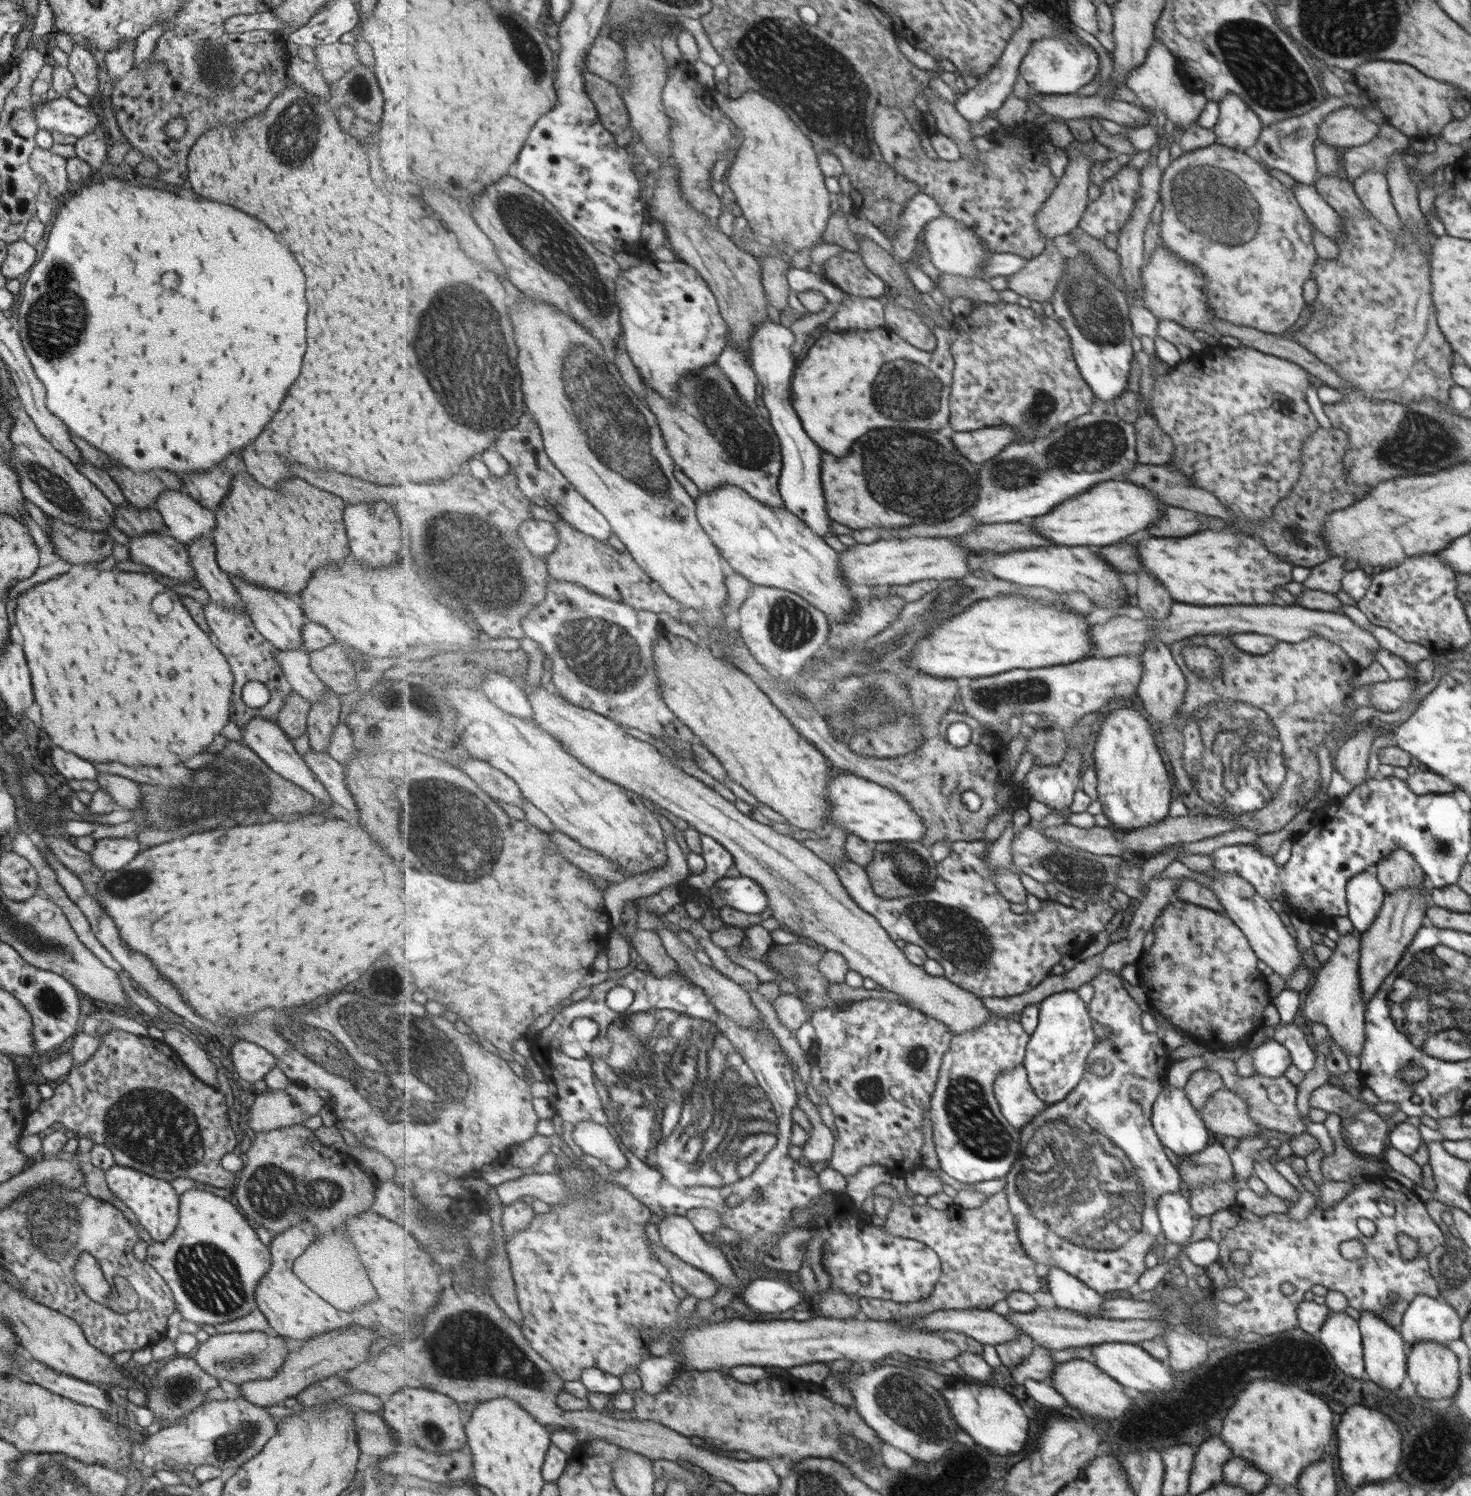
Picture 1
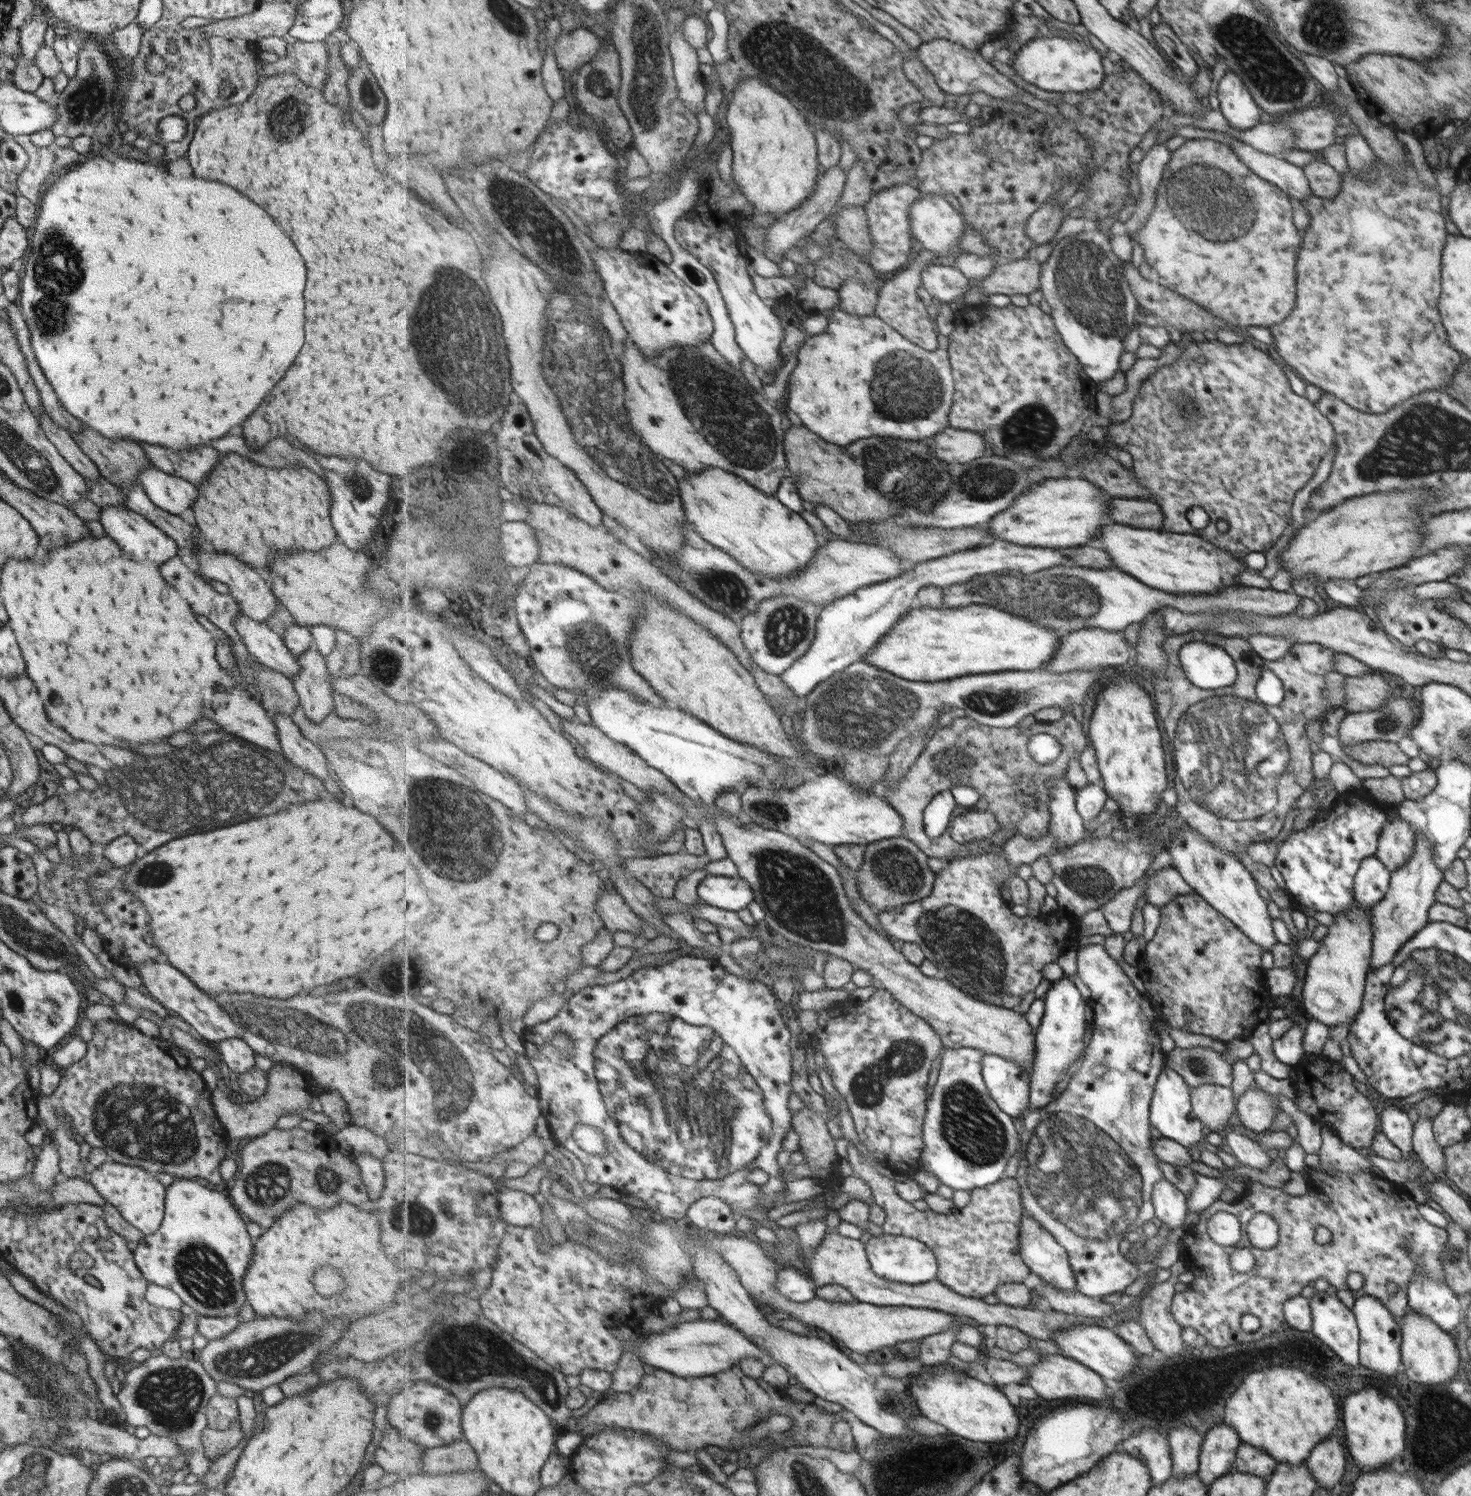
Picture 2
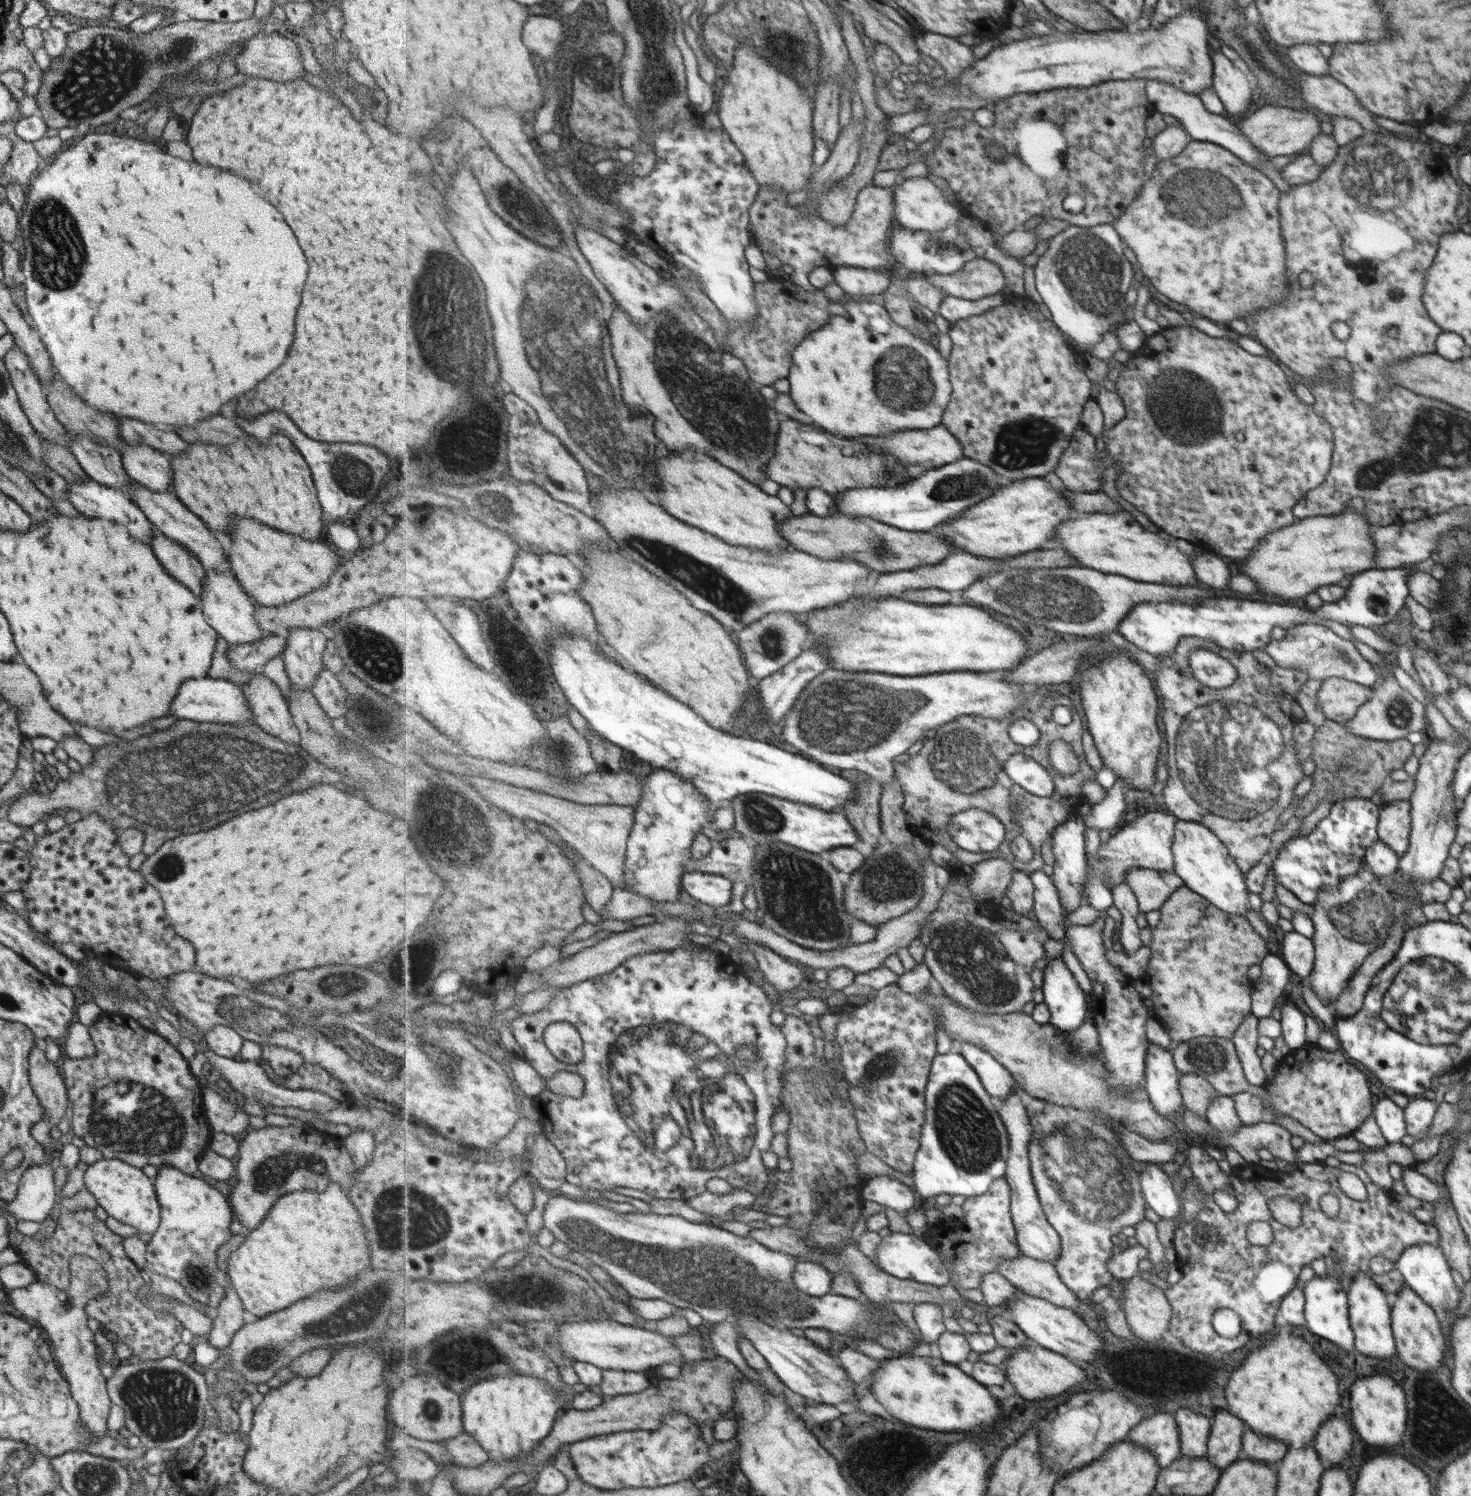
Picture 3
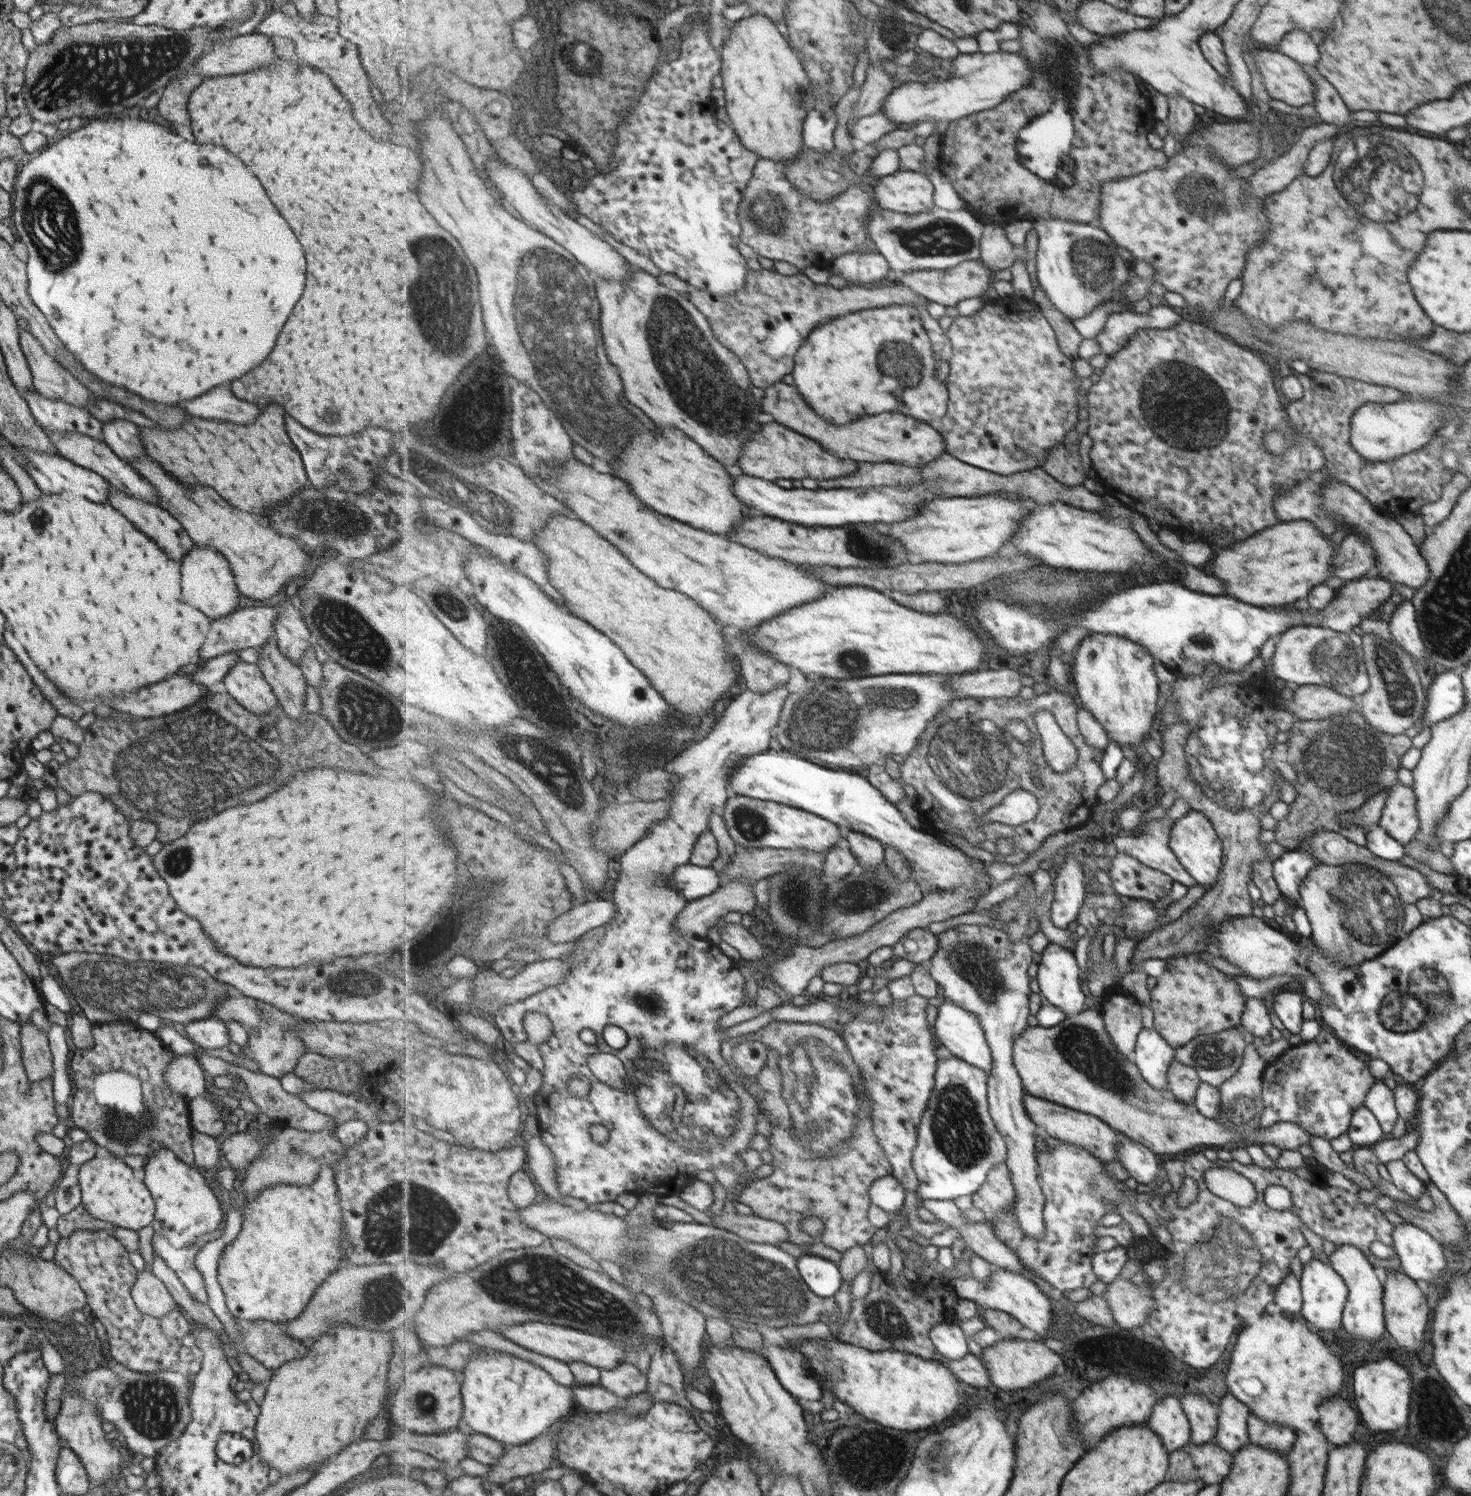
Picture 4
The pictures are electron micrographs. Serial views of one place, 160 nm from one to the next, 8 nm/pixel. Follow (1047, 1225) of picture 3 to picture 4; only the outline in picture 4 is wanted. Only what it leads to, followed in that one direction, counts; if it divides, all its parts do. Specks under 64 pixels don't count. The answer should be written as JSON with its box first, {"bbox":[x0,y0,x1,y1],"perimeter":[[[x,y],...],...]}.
{"bbox":[927,924,1046,1238],"perimeter":[[[957,924],[947,932],[939,934],[938,937],[940,938],[940,950],[927,965],[935,977],[935,981],[942,988],[944,998],[963,1006],[965,1010],[969,1010],[973,1014],[977,1014],[986,1032],[994,1059],[993,1070],[988,1078],[990,1113],[999,1131],[1005,1136],[1008,1146],[1007,1161],[1012,1170],[1013,1184],[1016,1186],[1015,1212],[1017,1212],[1019,1227],[1023,1230],[1023,1234],[1041,1238],[1046,1235],[1046,1226],[1044,1223],[1045,1195],[1042,1191],[1040,1164],[1038,1163],[1037,1146],[1035,1146],[1039,1128],[1028,1115],[1024,1105],[1027,1091],[1024,1089],[1019,1071],[1013,1064],[1013,1047],[1015,1047],[1016,1040],[1021,1037],[1021,1033],[1025,1033],[1029,1028],[1029,995],[1031,994],[1029,982],[1031,980],[1029,980],[1027,970],[1031,964],[1038,962],[1038,955],[1031,950],[1031,946],[1027,943],[1027,937],[1024,940],[1013,941],[1005,929],[989,925]]]}

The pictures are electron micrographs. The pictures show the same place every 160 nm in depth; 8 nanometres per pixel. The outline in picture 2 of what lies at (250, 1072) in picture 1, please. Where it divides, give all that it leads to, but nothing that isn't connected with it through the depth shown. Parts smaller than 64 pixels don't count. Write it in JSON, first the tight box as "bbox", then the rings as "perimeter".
{"bbox":[215,1038,255,1074],"perimeter":[[[229,1038],[227,1040],[217,1041],[217,1049],[215,1049],[222,1063],[225,1065],[225,1070],[231,1070],[231,1073],[243,1074],[251,1068],[255,1068],[253,1058],[255,1052],[243,1040]]]}

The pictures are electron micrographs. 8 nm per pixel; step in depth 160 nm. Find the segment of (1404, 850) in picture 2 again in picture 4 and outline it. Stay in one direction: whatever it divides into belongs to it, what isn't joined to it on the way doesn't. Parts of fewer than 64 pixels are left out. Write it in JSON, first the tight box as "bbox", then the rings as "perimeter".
{"bbox":[1377,784,1420,847],"perimeter":[[[1402,784],[1391,787],[1380,812],[1377,824],[1403,847],[1415,838],[1420,828],[1416,796]]]}

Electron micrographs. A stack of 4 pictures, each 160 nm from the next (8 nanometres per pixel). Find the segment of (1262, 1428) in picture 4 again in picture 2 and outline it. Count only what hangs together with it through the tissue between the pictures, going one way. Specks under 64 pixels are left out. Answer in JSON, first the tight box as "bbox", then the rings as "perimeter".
{"bbox":[1233,1443,1277,1480],"perimeter":[[[1240,1443],[1236,1450],[1236,1457],[1233,1462],[1233,1470],[1241,1474],[1251,1474],[1265,1480],[1276,1468],[1277,1463],[1266,1452],[1260,1448],[1249,1446],[1247,1443]]]}

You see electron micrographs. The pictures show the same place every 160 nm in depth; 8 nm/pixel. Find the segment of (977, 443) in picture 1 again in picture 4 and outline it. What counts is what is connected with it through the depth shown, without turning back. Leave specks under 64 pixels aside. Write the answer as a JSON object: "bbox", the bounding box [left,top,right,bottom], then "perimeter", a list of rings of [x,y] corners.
{"bbox":[760,381,946,466],"perimeter":[[[783,381],[767,387],[760,402],[762,409],[773,416],[775,421],[820,442],[841,458],[865,462],[901,462],[905,466],[919,466],[938,459],[946,452],[944,436],[938,430],[926,421],[905,413],[889,411],[889,414],[863,416],[847,426],[835,426],[821,418],[817,412],[813,412],[813,408],[805,402],[805,397],[795,384],[789,385]]]}

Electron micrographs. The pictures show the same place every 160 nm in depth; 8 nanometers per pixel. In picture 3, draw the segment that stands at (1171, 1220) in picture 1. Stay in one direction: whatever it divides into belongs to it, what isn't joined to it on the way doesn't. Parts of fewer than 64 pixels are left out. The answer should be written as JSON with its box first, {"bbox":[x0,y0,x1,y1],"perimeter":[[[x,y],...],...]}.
{"bbox":[1138,1163,1179,1219],"perimeter":[[[1146,1163],[1138,1175],[1139,1188],[1146,1205],[1161,1219],[1174,1219],[1179,1212],[1179,1201],[1171,1187],[1172,1179],[1156,1163]]]}

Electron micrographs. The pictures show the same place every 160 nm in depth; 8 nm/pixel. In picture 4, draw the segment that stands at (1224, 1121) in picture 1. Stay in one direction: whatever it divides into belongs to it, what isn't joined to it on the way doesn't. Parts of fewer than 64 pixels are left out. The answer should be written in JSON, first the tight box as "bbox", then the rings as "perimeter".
{"bbox":[1166,1060,1200,1103],"perimeter":[[[1173,1060],[1166,1071],[1166,1089],[1184,1103],[1193,1102],[1200,1077],[1192,1067]]]}

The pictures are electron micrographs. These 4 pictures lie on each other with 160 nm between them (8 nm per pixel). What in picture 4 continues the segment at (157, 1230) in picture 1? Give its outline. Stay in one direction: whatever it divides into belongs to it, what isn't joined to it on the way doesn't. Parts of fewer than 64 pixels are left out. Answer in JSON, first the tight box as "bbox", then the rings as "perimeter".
{"bbox":[77,1155,154,1231],"perimeter":[[[111,1155],[104,1158],[90,1158],[78,1165],[77,1180],[80,1204],[89,1216],[134,1231],[147,1226],[153,1220],[154,1202],[149,1191],[142,1182],[133,1177],[131,1168],[123,1161]]]}

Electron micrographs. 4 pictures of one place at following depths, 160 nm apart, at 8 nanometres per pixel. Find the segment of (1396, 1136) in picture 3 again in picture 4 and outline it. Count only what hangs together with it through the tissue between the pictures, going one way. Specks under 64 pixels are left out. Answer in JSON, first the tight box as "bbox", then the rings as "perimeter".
{"bbox":[1364,1083,1398,1134],"perimeter":[[[1373,1083],[1364,1098],[1364,1107],[1373,1114],[1383,1134],[1389,1134],[1393,1129],[1398,1114],[1394,1105],[1392,1091],[1382,1083]]]}

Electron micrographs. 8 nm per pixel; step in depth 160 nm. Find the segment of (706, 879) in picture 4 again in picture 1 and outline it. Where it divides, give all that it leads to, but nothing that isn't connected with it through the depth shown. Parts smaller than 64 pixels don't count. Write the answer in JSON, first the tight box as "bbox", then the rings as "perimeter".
{"bbox":[713,876,769,914],"perimeter":[[[746,876],[723,877],[713,886],[726,904],[747,914],[760,914],[769,906],[768,894],[759,882]]]}

